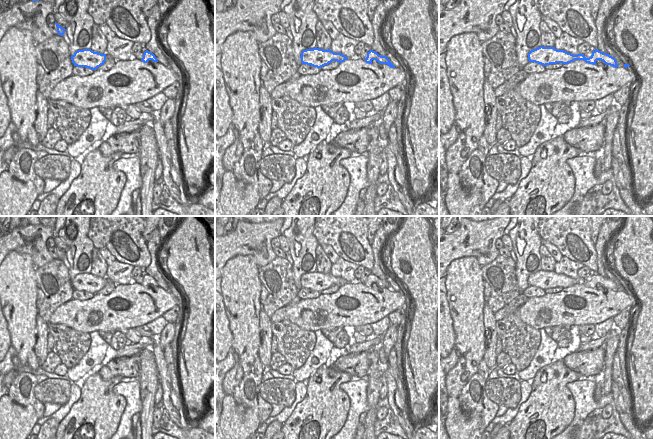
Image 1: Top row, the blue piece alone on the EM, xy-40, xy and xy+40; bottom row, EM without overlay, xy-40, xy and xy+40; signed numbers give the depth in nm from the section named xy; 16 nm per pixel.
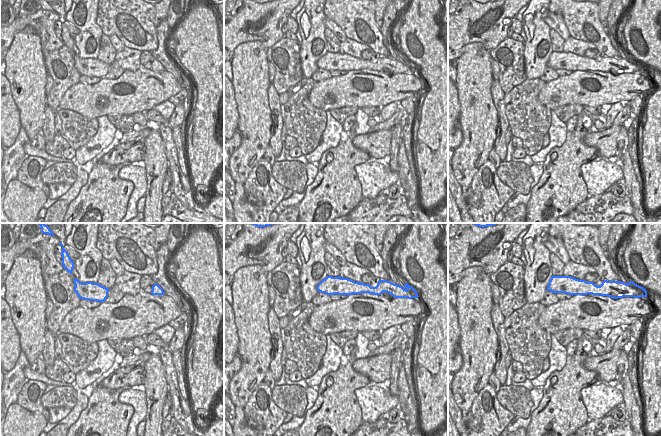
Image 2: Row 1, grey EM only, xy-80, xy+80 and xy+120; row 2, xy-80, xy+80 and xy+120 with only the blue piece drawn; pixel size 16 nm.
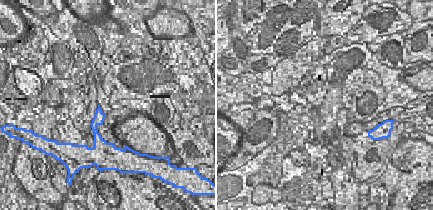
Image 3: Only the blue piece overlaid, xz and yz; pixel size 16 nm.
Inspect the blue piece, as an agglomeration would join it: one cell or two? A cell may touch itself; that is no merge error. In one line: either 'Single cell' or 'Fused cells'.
Single cell

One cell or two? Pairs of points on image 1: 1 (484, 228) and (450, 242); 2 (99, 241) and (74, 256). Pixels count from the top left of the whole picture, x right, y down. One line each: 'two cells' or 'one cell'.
1: one cell
2: two cells

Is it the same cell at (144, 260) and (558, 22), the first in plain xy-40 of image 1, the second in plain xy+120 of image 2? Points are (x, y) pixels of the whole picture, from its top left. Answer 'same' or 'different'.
different

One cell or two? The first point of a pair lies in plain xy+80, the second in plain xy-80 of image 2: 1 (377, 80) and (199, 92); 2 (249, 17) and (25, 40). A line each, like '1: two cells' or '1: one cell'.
1: two cells
2: two cells

